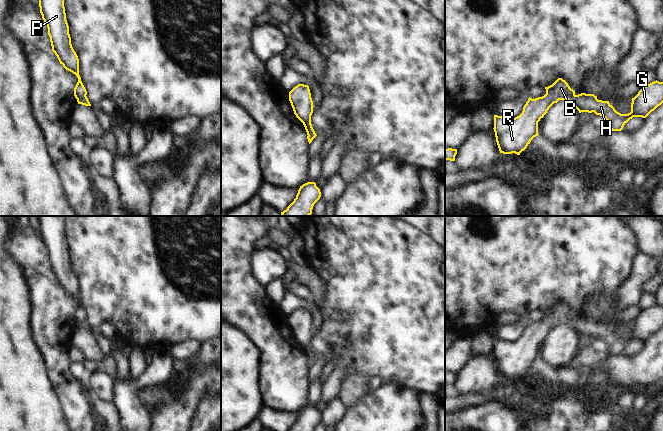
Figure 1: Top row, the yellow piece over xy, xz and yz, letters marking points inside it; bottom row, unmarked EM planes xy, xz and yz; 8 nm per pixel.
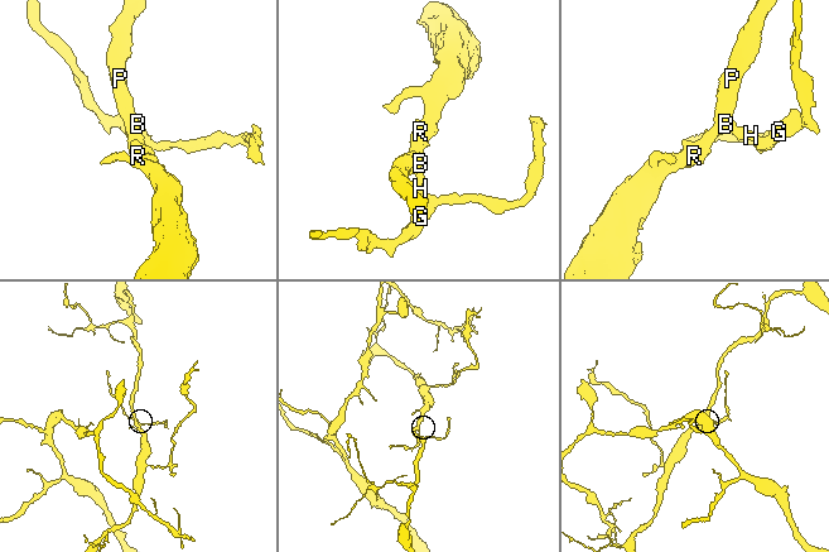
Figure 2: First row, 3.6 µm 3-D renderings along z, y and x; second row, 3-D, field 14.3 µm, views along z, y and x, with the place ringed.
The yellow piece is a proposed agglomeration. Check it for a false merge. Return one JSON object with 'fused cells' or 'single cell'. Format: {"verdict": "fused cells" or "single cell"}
{"verdict": "fused cells"}

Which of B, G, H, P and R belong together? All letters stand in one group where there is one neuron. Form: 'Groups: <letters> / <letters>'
Groups: B P R / G H.

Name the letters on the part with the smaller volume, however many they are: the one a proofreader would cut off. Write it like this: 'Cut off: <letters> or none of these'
Cut off: G, H

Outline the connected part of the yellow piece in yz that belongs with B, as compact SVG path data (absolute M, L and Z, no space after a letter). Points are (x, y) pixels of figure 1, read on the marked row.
M562 78L545 87L546 94L528 101L522 113L515 118L494 115L494 132L500 153L520 155L531 140L538 136L538 122L559 100L569 100L575 91Z

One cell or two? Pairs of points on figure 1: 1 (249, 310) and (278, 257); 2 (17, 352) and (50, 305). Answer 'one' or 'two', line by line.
1: two
2: two

